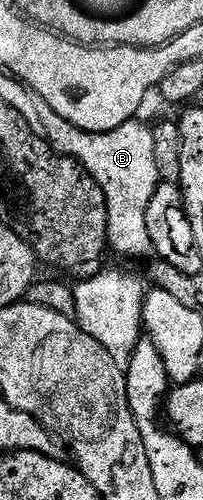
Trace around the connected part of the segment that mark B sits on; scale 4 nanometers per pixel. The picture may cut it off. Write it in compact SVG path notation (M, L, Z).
M36 101L34 108L42 121L43 138L48 140L52 150L81 163L90 173L92 183L104 195L104 205L108 210L109 248L132 259L139 255L151 256L153 250L150 233L146 233L146 209L150 197L154 197L162 182L154 153L153 128L141 121L133 121L111 129L85 129L58 117L50 105Z

